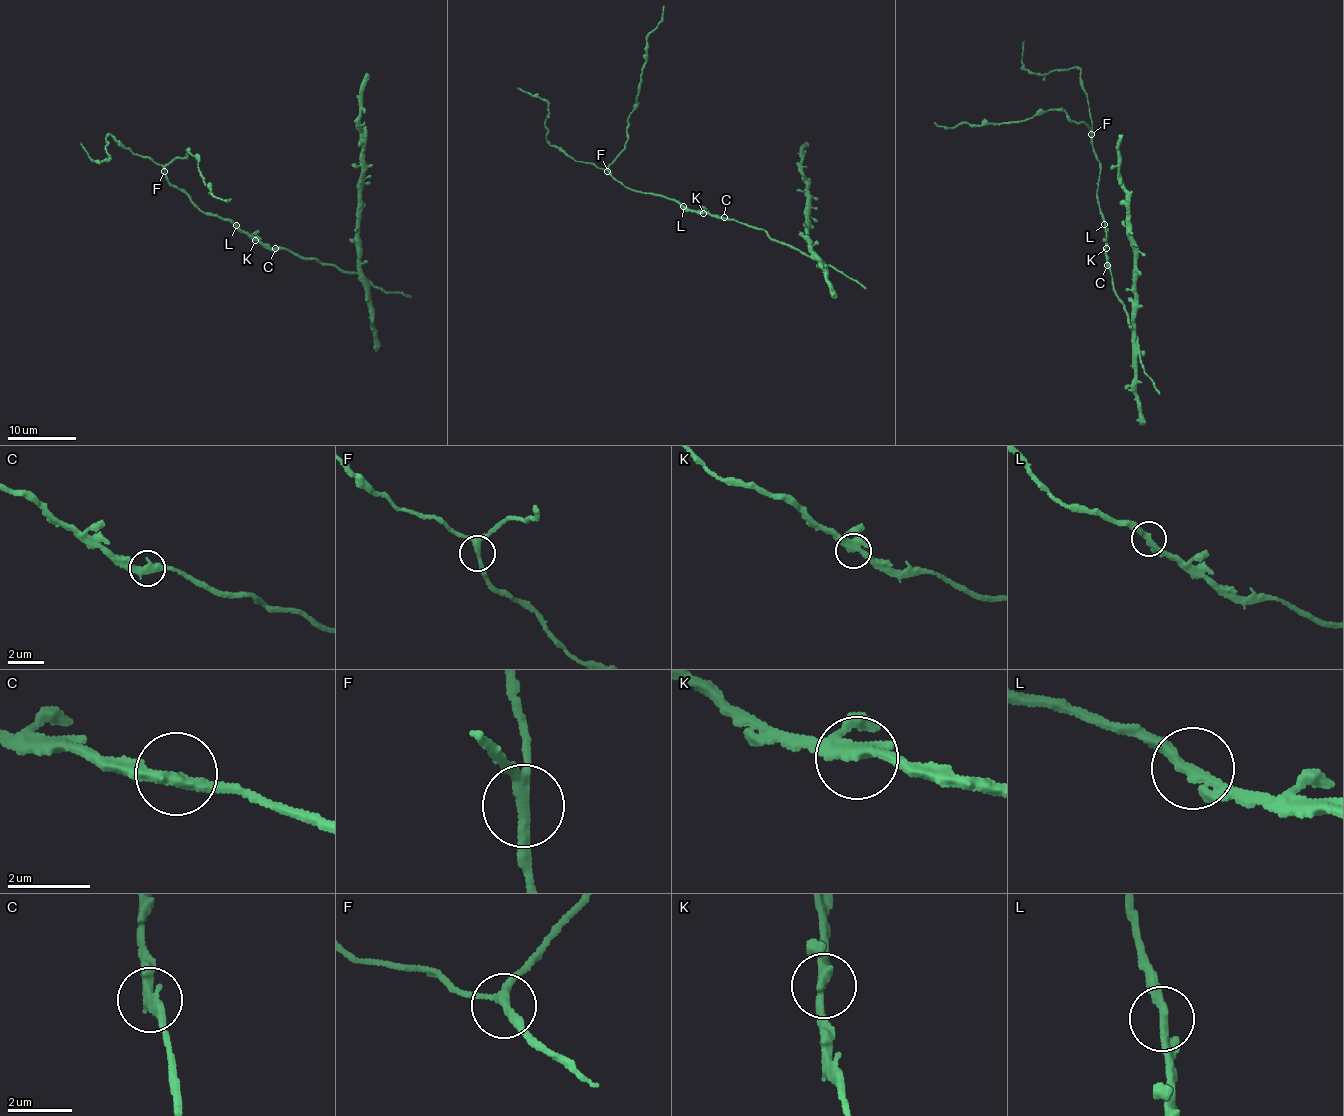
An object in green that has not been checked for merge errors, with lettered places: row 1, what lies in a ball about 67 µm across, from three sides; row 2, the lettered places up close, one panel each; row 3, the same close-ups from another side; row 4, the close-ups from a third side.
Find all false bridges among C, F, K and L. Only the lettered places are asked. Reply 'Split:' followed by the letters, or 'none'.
Split: none

